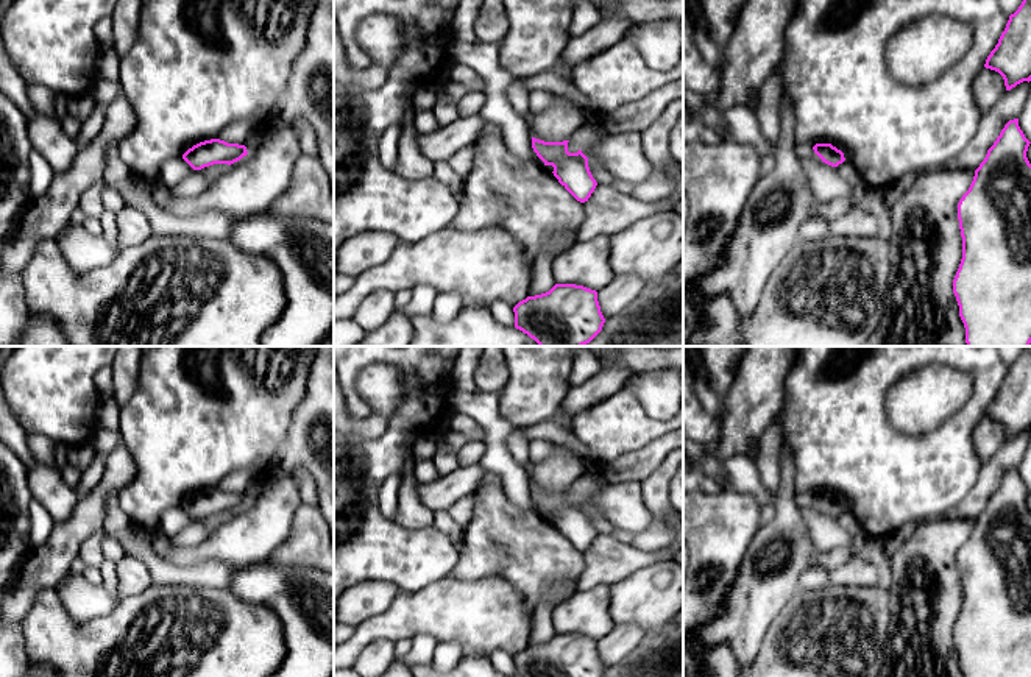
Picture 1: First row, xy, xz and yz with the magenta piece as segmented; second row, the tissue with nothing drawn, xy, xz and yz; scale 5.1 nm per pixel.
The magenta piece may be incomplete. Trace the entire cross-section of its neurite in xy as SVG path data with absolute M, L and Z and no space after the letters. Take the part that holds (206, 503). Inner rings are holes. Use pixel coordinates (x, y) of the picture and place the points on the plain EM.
M220 488L200 491L189 498L182 509L193 518L201 519L214 513L234 513L246 505L246 496L239 493L228 493Z

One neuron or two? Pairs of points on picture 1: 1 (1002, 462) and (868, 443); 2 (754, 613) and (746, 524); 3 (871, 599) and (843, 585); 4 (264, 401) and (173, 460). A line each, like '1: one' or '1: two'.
1: two
2: two
3: one
4: one

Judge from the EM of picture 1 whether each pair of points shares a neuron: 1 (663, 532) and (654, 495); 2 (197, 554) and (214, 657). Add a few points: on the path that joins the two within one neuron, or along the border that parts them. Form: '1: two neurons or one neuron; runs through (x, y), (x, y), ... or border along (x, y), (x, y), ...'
1: one neuron; runs through (660, 523), (660, 504)
2: two neurons; border along (162, 557), (181, 565), (219, 562), (234, 570)

